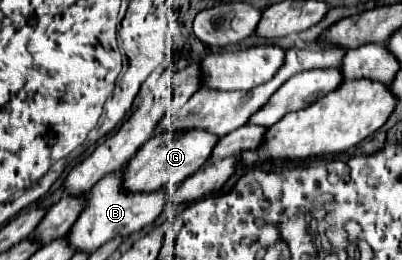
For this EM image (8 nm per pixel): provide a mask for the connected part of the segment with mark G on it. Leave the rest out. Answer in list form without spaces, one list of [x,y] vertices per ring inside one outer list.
[[[186,131],[186,133],[158,133],[152,139],[148,139],[138,153],[130,159],[124,173],[124,189],[126,191],[156,191],[162,185],[180,185],[186,177],[200,171],[206,161],[210,159],[210,153],[214,151],[214,145],[218,145],[220,137],[214,137],[214,133],[202,133],[198,131]]]

